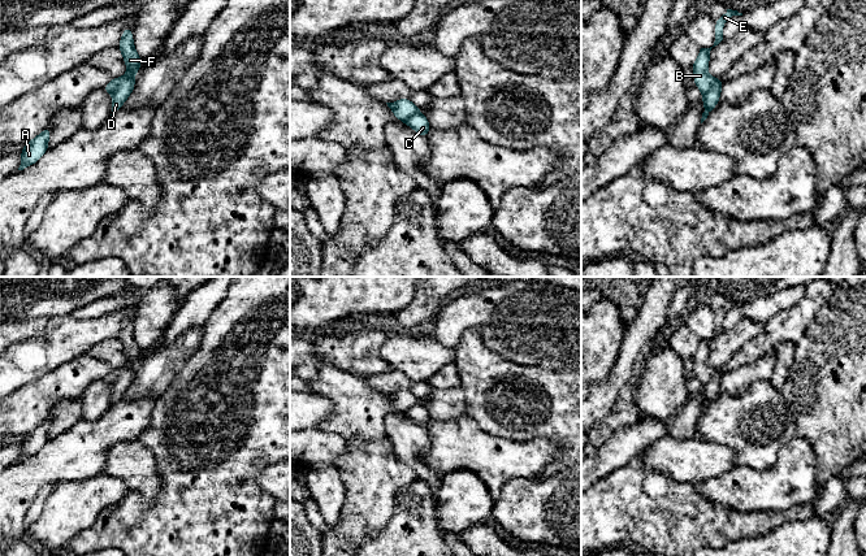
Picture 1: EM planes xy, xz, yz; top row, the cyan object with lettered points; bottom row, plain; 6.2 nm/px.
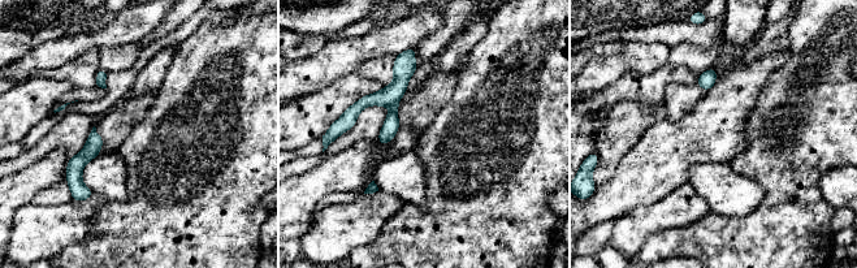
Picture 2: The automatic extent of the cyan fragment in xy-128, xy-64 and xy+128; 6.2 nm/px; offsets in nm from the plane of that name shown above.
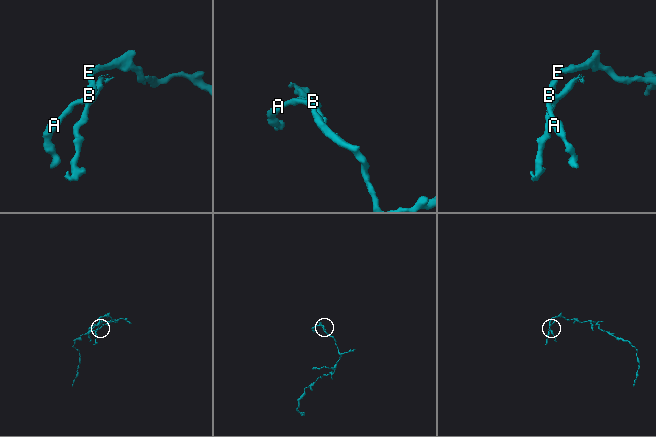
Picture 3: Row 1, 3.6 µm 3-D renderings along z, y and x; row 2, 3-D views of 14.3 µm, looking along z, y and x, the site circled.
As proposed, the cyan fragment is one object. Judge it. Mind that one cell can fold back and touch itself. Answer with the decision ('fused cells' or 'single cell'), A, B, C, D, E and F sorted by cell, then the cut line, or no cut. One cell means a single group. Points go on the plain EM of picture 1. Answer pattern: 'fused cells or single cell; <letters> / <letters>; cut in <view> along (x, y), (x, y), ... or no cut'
fused cells; A B E F / C D; cut in xy along (133, 366), (125, 368), (112, 385)

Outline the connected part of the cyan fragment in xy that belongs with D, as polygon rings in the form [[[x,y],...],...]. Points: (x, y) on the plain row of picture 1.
[[[129,368],[124,369],[118,375],[117,381],[112,385],[112,405],[116,404],[120,399],[122,399],[125,391],[130,387],[135,377],[135,369]]]

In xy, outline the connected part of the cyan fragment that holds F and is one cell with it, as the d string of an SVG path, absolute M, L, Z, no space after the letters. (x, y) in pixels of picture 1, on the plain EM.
M129 317L125 318L118 338L127 357L127 364L124 368L113 369L103 378L103 381L109 385L117 381L124 369L134 368L143 353L134 339L133 321Z

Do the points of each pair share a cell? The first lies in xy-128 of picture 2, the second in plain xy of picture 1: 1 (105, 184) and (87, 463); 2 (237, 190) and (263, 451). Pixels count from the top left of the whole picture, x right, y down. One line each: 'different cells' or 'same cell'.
1: different cells
2: same cell

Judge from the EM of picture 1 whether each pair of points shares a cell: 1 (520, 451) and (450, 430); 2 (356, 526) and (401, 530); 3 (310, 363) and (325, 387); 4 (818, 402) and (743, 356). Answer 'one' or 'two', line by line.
1: one
2: two
3: two
4: two

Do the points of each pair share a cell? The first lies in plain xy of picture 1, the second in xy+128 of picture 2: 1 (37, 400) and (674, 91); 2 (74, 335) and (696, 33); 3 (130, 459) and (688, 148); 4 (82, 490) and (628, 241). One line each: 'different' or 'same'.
1: different
2: different
3: different
4: same

